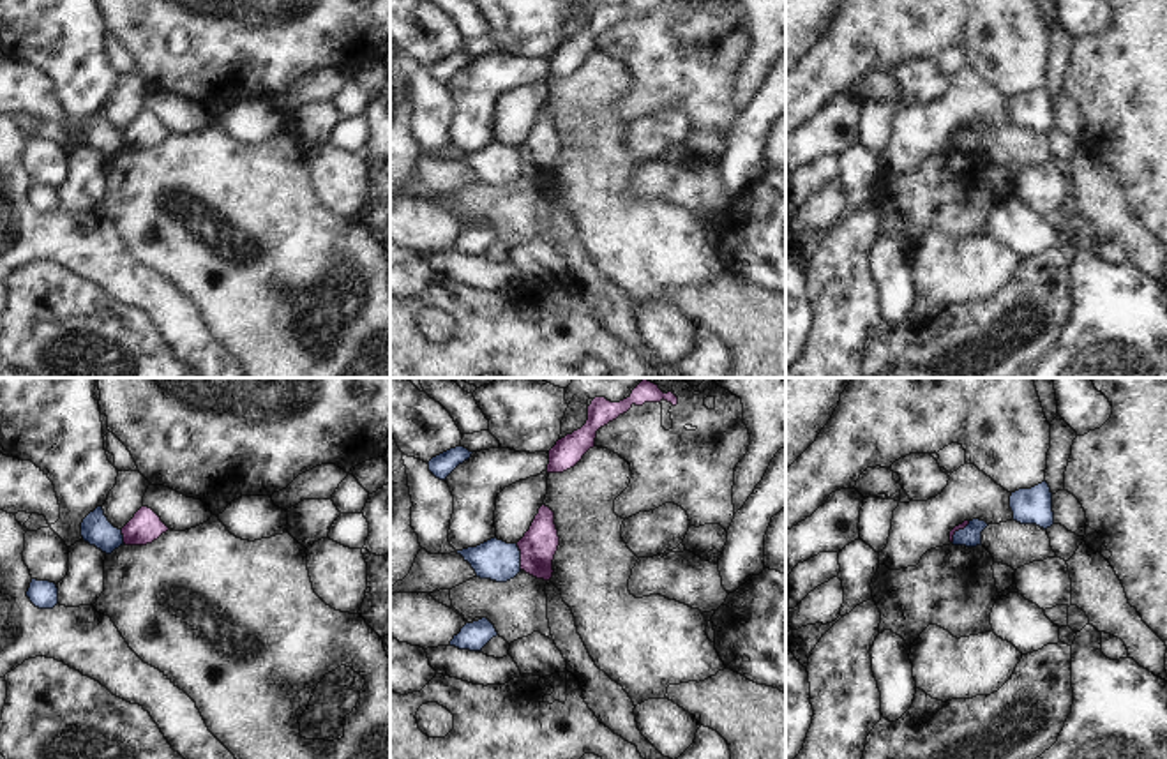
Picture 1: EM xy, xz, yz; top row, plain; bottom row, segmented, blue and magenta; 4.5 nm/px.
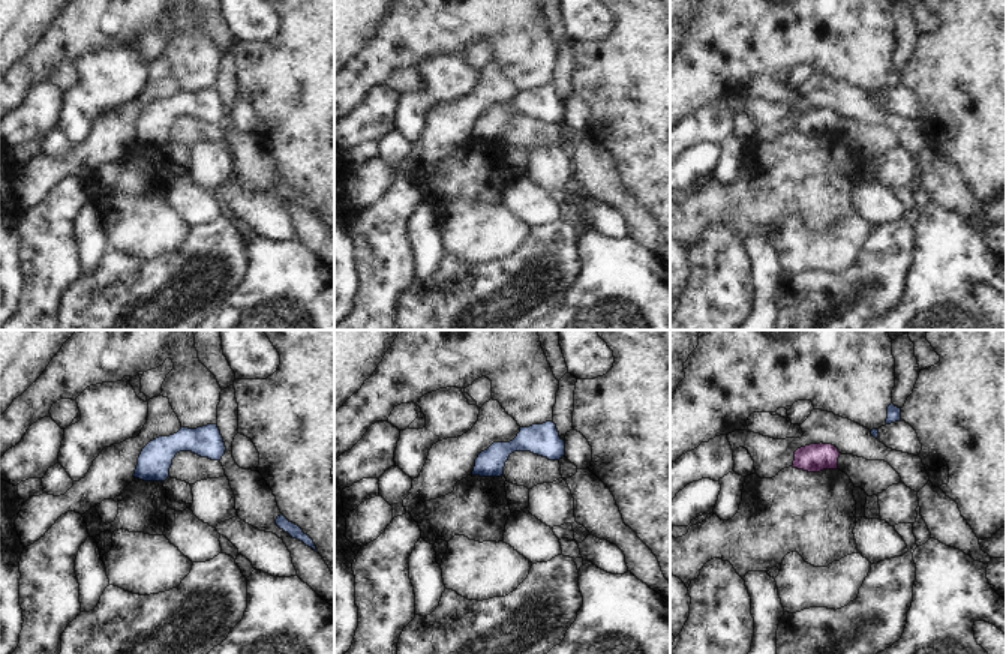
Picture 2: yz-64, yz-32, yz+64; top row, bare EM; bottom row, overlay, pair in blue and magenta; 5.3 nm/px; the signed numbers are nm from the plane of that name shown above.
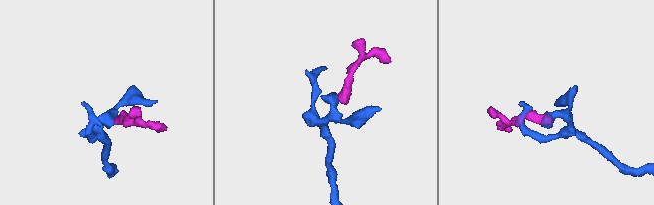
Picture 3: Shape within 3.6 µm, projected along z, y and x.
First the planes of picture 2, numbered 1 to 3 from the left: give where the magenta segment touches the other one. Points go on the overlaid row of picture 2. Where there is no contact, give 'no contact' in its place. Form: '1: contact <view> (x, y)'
1: no contact
2: no contact
3: no contact

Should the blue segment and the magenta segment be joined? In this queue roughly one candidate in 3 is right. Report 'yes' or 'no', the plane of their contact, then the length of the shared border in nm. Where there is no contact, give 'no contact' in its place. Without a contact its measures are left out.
no | xz | 120 nm

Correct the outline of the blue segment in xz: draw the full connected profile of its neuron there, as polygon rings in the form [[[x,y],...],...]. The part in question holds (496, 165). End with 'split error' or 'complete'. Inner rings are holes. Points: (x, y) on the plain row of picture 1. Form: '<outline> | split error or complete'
[[[496,141],[477,150],[457,155],[471,169],[477,182],[507,187],[521,177],[521,155],[517,148],[507,148]]] | complete

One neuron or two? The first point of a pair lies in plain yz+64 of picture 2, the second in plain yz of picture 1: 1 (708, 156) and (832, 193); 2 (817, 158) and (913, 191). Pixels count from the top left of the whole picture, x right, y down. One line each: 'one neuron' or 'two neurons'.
1: two neurons
2: one neuron

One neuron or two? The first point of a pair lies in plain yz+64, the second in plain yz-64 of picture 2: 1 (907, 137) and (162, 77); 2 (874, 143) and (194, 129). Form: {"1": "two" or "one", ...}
{"1": "one", "2": "one"}

